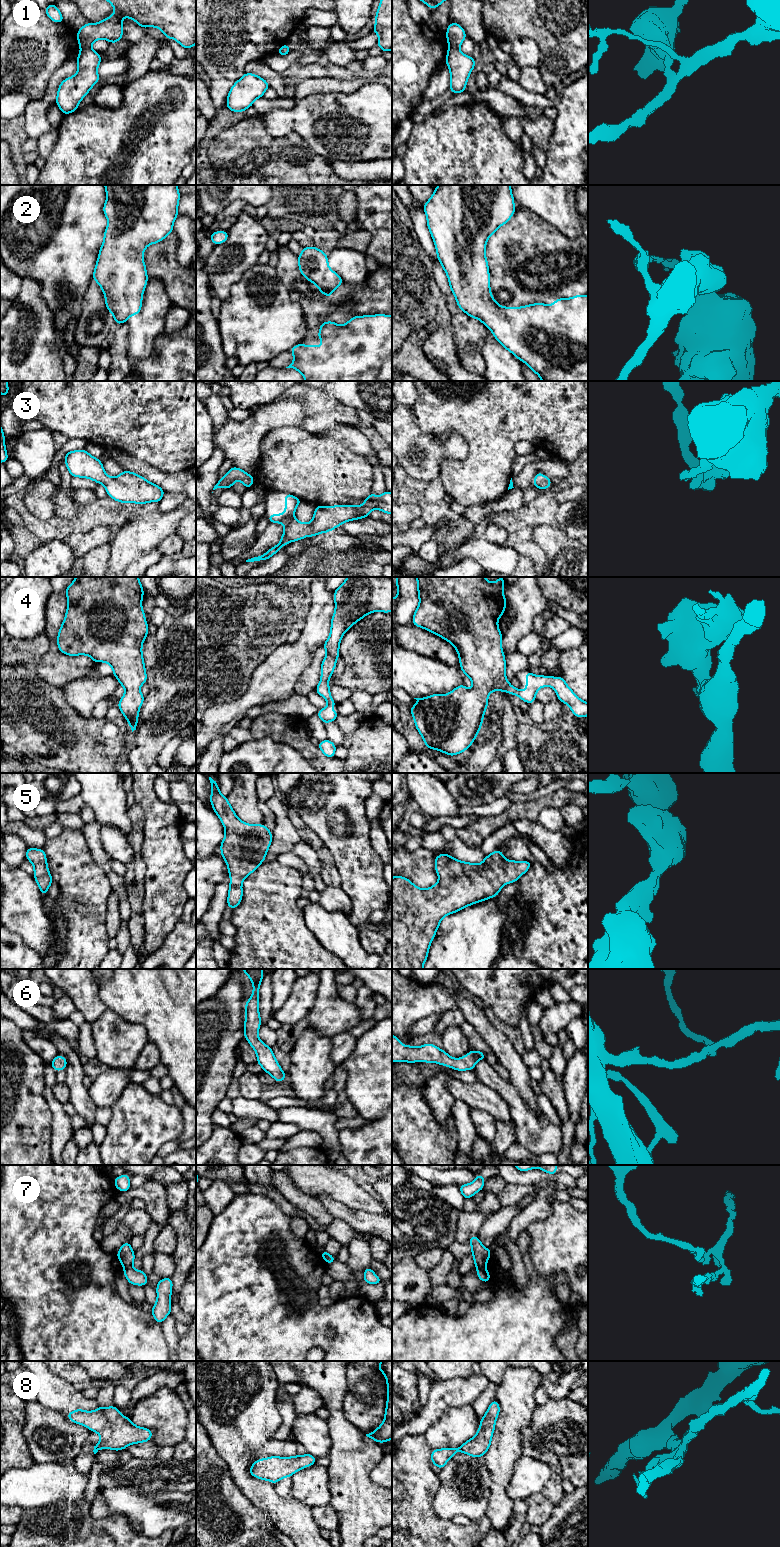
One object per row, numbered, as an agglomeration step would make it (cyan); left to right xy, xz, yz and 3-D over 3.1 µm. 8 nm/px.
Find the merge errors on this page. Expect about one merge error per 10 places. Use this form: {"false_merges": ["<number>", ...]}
{"false_merges": ["1", "7"]}

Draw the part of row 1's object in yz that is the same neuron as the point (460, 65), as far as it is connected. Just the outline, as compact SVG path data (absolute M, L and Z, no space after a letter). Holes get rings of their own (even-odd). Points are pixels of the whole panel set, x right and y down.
M449 47L445 64L450 69L449 89L454 95L465 91L466 83L476 61L471 56L464 55L459 48Z

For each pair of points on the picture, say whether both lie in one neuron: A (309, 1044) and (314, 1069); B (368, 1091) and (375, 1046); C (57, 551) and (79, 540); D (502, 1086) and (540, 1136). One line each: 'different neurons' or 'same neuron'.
A: same neuron
B: same neuron
C: different neurons
D: same neuron

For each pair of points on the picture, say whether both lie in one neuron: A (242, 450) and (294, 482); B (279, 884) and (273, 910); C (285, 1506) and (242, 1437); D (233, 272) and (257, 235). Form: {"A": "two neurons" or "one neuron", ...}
{"A": "two neurons", "B": "one neuron", "C": "one neuron", "D": "one neuron"}

